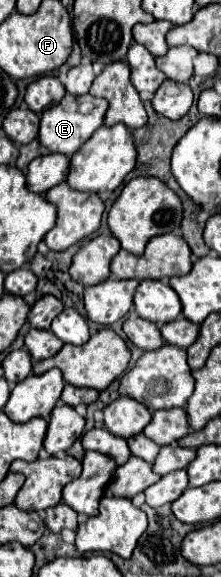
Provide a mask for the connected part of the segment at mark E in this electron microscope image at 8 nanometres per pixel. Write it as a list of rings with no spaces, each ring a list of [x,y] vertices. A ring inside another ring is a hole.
[[[65,94],[61,102],[57,102],[55,106],[43,112],[41,128],[39,128],[39,142],[49,152],[61,152],[65,156],[71,156],[103,124],[105,112],[107,112],[107,102],[103,98],[95,98],[91,94],[83,94],[83,96]]]

